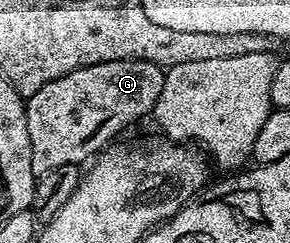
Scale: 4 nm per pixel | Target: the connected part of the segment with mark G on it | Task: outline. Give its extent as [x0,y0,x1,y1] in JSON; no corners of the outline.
[27,59,164,176]

